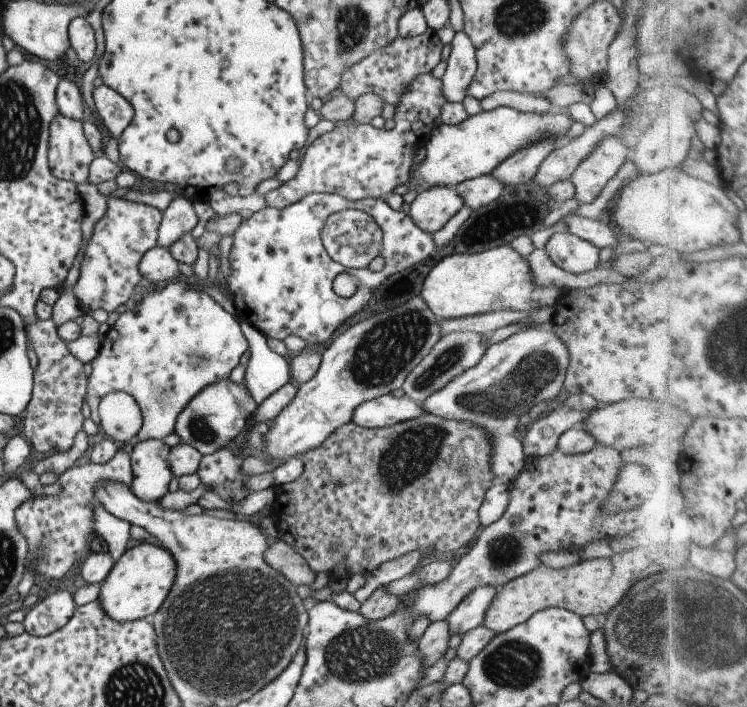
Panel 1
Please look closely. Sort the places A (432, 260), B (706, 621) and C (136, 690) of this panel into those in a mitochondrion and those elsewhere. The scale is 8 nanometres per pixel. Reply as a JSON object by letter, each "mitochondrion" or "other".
{"A":"other","B":"mitochondrion","C":"mitochondrion"}

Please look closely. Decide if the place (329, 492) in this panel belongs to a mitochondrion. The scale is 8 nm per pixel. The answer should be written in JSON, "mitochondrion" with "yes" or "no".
{"mitochondrion":"no"}

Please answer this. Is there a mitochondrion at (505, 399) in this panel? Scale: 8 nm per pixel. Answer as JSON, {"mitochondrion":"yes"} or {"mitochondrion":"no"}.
{"mitochondrion":"yes"}

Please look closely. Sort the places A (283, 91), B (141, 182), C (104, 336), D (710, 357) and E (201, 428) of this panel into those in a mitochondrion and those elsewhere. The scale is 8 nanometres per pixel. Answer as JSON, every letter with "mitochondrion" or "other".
{"A":"other","B":"other","C":"other","D":"mitochondrion","E":"mitochondrion"}

